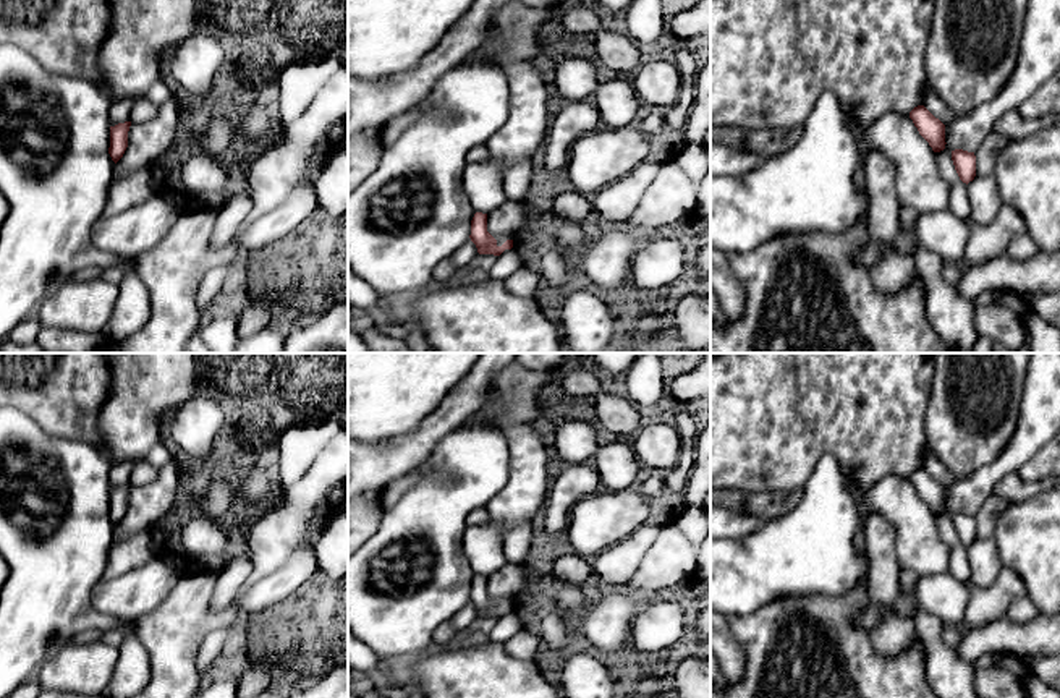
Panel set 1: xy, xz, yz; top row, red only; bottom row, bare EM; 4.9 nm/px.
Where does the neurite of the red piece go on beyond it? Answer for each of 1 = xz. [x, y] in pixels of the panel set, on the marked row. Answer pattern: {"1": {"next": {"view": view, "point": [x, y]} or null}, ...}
{"1": {"next": null}}

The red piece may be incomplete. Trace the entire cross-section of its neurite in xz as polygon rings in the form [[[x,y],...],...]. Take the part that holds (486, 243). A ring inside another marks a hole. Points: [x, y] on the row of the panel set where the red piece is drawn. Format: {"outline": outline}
{"outline": [[[482,212],[474,214],[469,238],[479,254],[500,256],[505,249],[513,248],[513,240],[507,240],[502,246],[497,245],[497,240],[487,232],[487,214]]]}

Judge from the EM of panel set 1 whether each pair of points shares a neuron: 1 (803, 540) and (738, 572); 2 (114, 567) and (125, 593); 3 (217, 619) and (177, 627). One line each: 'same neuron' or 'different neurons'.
1: same neuron
2: different neurons
3: same neuron

